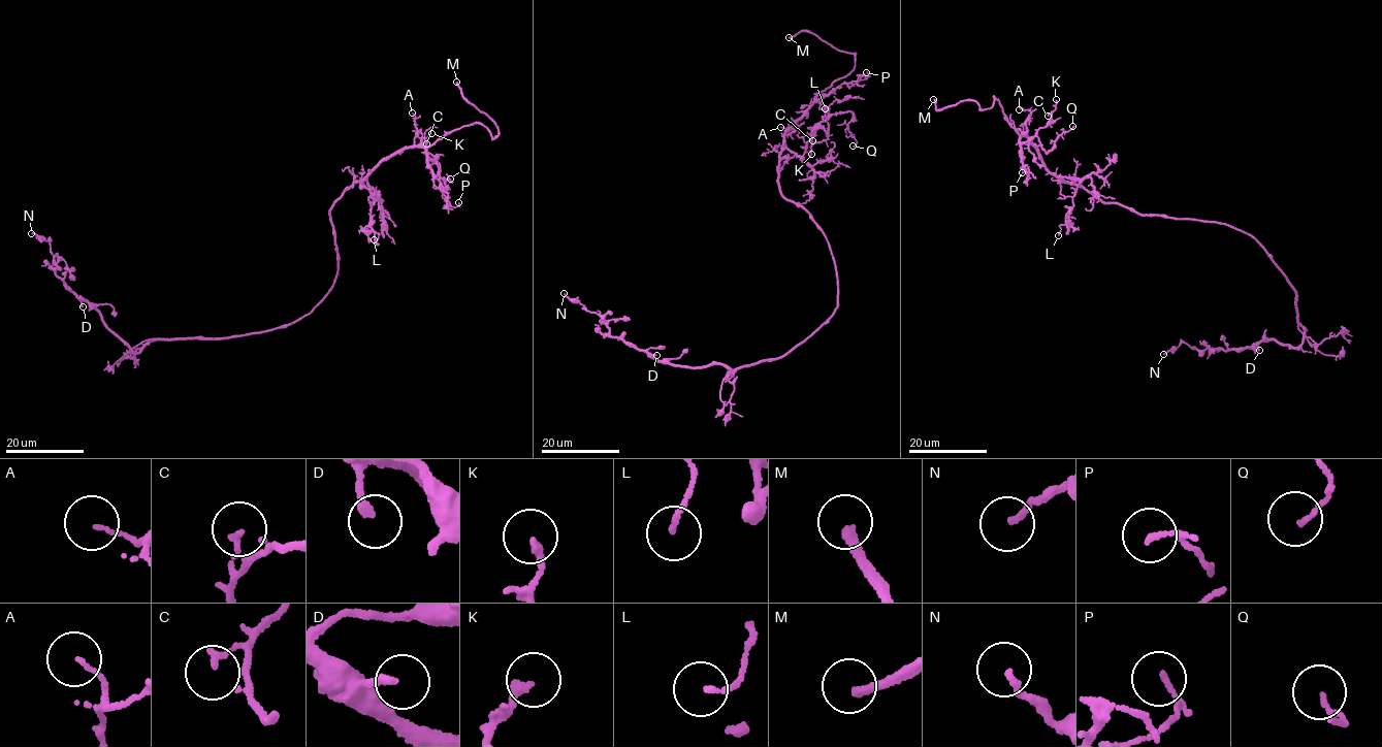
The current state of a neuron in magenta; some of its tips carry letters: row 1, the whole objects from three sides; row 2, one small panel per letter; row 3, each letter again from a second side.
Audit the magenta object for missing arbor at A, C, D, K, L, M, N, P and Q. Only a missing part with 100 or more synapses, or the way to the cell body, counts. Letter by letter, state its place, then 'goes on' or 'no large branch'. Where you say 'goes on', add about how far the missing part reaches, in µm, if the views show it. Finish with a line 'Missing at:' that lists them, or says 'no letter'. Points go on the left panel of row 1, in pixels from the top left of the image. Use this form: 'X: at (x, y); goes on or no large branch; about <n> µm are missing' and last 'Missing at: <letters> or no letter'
A: at (412, 112); no large branch
C: at (426, 143); no large branch
D: at (83, 306); no large branch
K: at (431, 133); no large branch
L: at (374, 239); no large branch
M: at (456, 82); goes on; about 30 µm are missing
N: at (31, 233); no large branch
P: at (458, 202); no large branch
Q: at (450, 179); no large branch
Missing at: M

